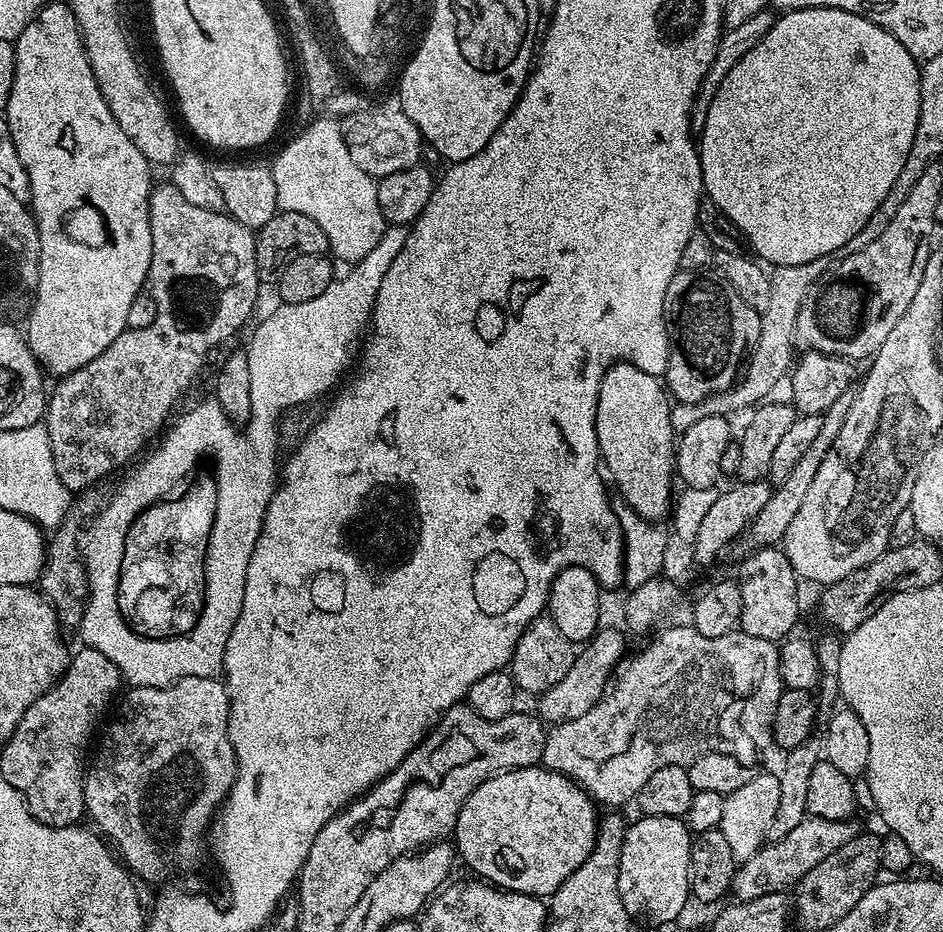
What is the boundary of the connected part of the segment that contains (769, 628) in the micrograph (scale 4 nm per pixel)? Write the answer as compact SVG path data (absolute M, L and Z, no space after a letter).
M760 547L749 551L740 564L738 583L742 594L742 614L739 631L754 638L780 642L793 631L800 616L800 592L796 589L798 577L790 566L783 547Z

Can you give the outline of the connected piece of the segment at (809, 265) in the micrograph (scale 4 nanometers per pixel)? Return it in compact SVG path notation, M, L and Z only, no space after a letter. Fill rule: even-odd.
M823 256L814 262L806 262L802 266L773 267L770 272L770 303L766 310L760 313L760 329L758 338L749 349L744 373L737 384L726 391L714 394L697 404L672 404L672 431L679 434L690 430L694 422L711 416L729 416L740 408L750 408L761 403L775 381L789 373L794 355L792 344L796 340L796 323L798 310L806 298L809 288L824 279L830 268L829 257ZM829 263L829 264L828 264Z

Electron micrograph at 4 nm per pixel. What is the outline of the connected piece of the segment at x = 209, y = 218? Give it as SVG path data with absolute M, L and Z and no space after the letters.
M171 182L157 183L153 187L148 199L148 213L150 214L152 257L150 258L150 270L146 284L149 289L154 290L157 317L154 318L154 322L150 326L146 326L144 329L128 328L122 334L118 334L118 338L114 338L114 342L110 342L110 346L106 346L106 350L102 350L102 354L98 354L98 358L94 358L94 362L86 362L86 366L82 366L71 372L69 376L63 377L57 383L60 385L53 392L51 389L46 400L46 411L42 420L48 430L50 450L54 454L54 470L58 470L58 478L62 478L62 486L66 486L68 491L73 494L87 493L84 492L87 488L94 487L99 480L106 479L111 472L118 471L123 464L129 463L128 465L131 465L157 439L156 431L160 427L163 429L169 423L168 415L171 414L172 407L179 402L180 395L195 382L196 375L199 374L200 367L203 366L204 359L208 356L208 351L218 347L223 340L230 339L251 318L252 311L256 308L256 295L259 294L260 288L262 289L262 281L256 265L256 232L253 229L242 226L242 222L238 222L225 211L202 210L202 206L194 206L192 203L186 202L186 198L182 198L182 194L178 194L178 190Z

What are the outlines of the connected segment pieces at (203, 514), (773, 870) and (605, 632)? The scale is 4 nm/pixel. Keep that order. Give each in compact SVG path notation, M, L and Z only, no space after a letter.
M388 226L385 233L382 234L382 238L379 239L377 248L371 250L368 257L362 258L354 266L349 267L347 269L349 272L341 280L340 277L333 279L332 284L326 286L326 290L322 294L318 294L318 298L310 298L310 302L298 302L297 304L281 303L280 308L274 309L257 326L252 341L246 345L248 365L250 366L250 386L252 387L252 417L248 419L243 431L238 430L237 425L228 419L228 415L220 409L215 399L208 398L205 404L194 405L176 425L173 423L167 429L167 432L169 431L168 437L164 441L161 439L131 469L131 471L133 470L132 477L109 498L108 505L101 512L99 509L91 517L90 523L92 525L89 528L87 525L82 536L82 559L84 569L88 571L88 603L84 606L84 616L80 619L78 633L80 632L81 638L84 639L83 643L87 647L98 650L98 654L106 654L106 658L110 658L110 662L114 662L114 666L118 666L121 677L129 685L137 688L164 688L173 680L181 680L184 676L219 677L223 673L226 638L230 638L230 630L234 630L234 622L238 622L238 614L242 610L242 594L246 590L246 566L250 566L250 554L258 542L258 534L264 524L268 503L278 483L278 460L276 464L275 456L276 423L279 422L280 415L287 408L296 408L299 404L310 403L315 396L322 395L339 378L340 371L347 364L348 355L352 352L352 343L359 338L363 328L365 331L369 327L372 319L372 307L376 305L378 286L382 286L382 278L386 274L386 270L390 270L390 262L394 262L398 250L402 250L402 246L406 246L407 237L407 227Z
M806 816L798 826L786 834L786 838L771 841L757 849L750 859L743 861L732 879L731 893L739 900L753 900L764 894L784 892L818 866L823 858L850 842L858 834L858 828L850 820L832 820L818 816Z
M601 627L596 635L576 652L576 661L570 666L566 678L562 678L550 690L539 693L540 712L538 711L538 716L541 721L559 722L570 718L582 718L586 710L590 710L601 700L621 663L620 655L624 652L622 633L624 632L615 628Z

